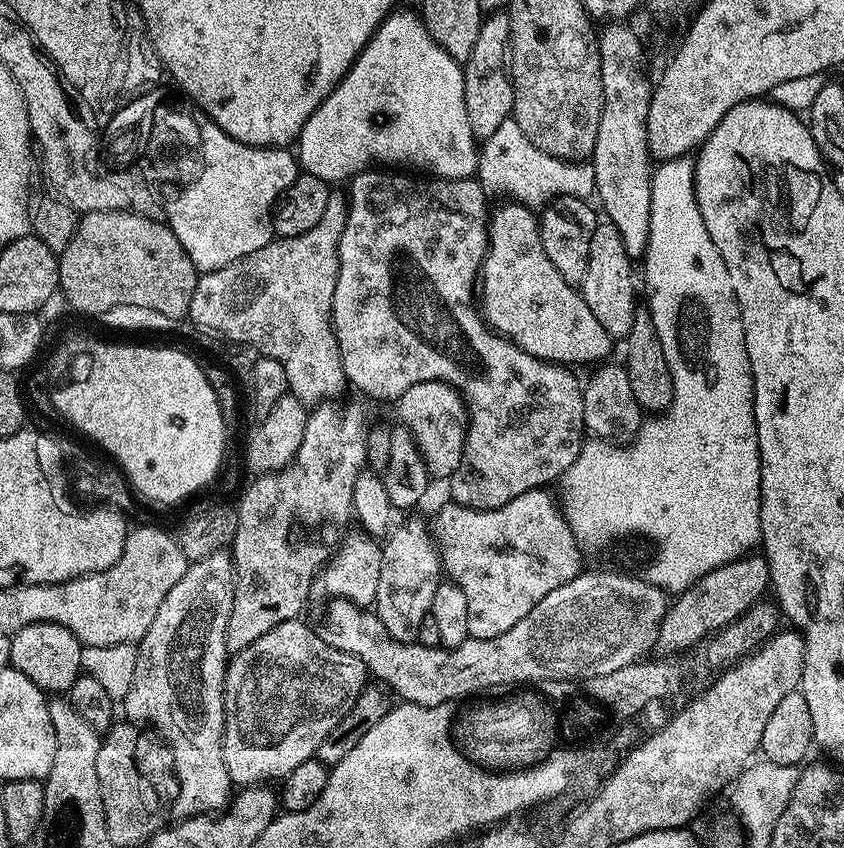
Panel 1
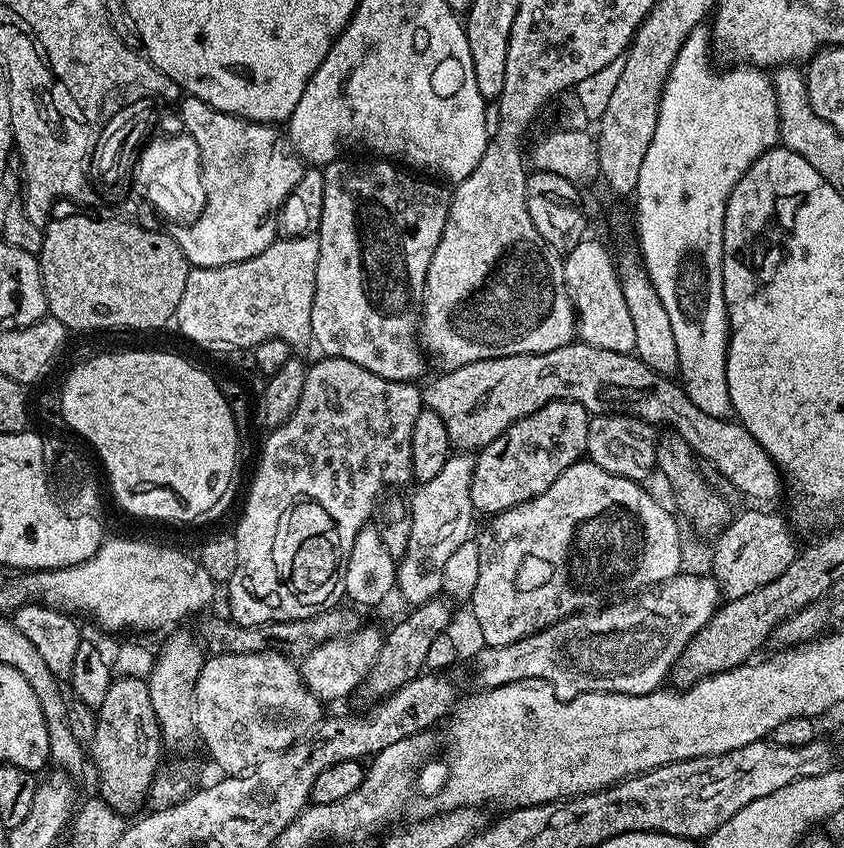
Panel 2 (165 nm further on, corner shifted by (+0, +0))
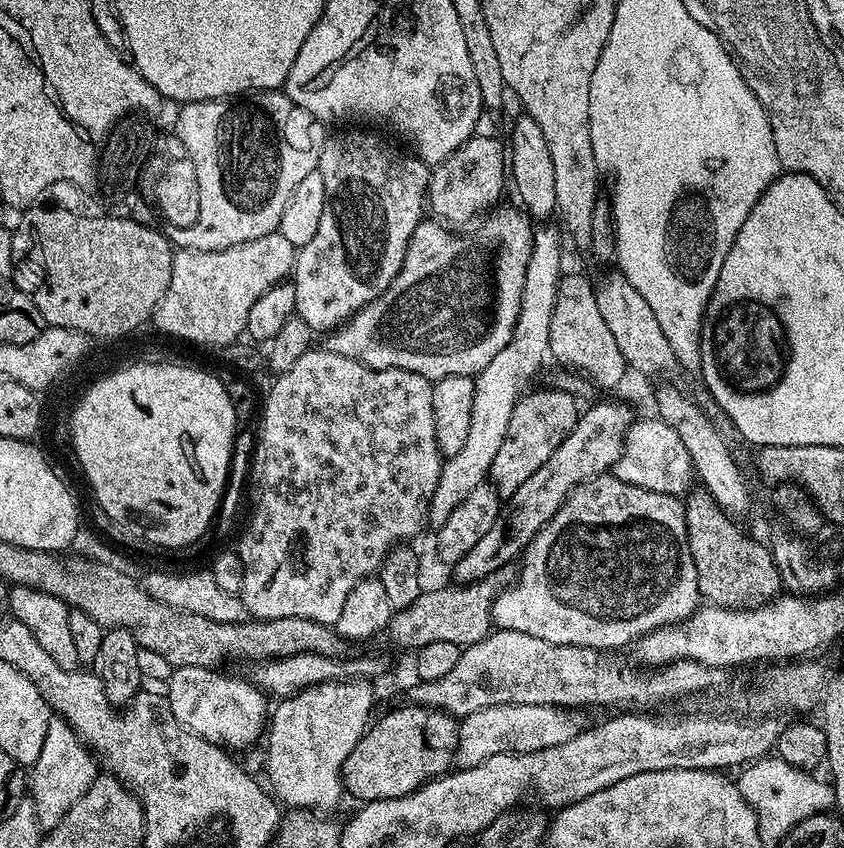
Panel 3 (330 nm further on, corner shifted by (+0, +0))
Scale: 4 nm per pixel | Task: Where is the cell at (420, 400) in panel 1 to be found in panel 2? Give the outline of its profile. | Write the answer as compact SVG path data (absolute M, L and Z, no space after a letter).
M573 342L558 350L490 358L482 362L470 362L461 368L449 368L441 373L428 389L423 389L422 404L423 407L434 410L434 414L438 414L442 422L446 422L446 434L450 434L450 442L456 452L475 453L494 442L494 438L498 438L498 434L502 434L514 422L534 414L534 410L546 406L551 400L569 400L578 402L590 414L616 413L637 416L639 420L645 420L653 426L669 424L672 427L669 429L684 438L701 461L709 460L742 495L753 496L756 499L753 501L772 500L780 492L780 468L744 429L743 424L732 418L711 416L698 410L698 406L694 406L683 387L672 388L673 381L669 377L659 376L634 354L602 350L583 342Z

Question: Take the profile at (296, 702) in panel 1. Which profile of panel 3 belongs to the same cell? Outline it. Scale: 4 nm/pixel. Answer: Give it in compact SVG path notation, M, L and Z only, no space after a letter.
M202 666L176 668L166 681L166 695L174 718L195 736L219 744L228 750L248 748L263 737L270 720L270 704L251 679L223 676L220 670Z

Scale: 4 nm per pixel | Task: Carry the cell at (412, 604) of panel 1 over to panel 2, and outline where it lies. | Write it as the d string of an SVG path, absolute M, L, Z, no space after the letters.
M456 452L449 456L446 466L430 482L420 484L417 492L410 496L413 522L410 540L404 556L396 565L396 588L404 595L408 606L425 604L443 593L442 569L450 554L458 550L473 535L472 516L474 509L470 498L470 482L474 478L476 456Z

